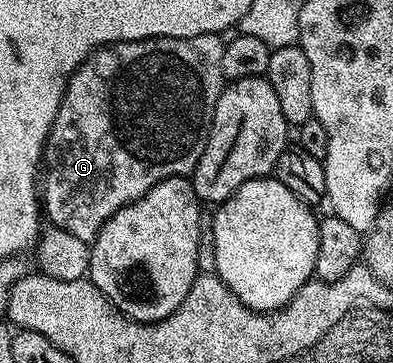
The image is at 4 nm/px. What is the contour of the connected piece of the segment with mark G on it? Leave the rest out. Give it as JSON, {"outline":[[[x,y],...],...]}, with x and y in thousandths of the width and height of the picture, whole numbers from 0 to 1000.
{"outline":[[[552,91],[491,96],[489,102],[392,102],[366,113],[298,113],[288,124],[267,124],[260,135],[221,154],[211,182],[170,223],[170,248],[150,311],[135,328],[135,350],[120,375],[115,413],[115,485],[104,499],[104,559],[115,587],[130,595],[127,617],[160,631],[176,647],[224,669],[242,661],[257,625],[308,570],[359,548],[399,504],[433,488],[476,488],[494,477],[501,449],[527,402],[527,375],[537,358],[537,331],[552,273],[573,242],[573,215],[562,196],[562,152],[573,116]]]}

